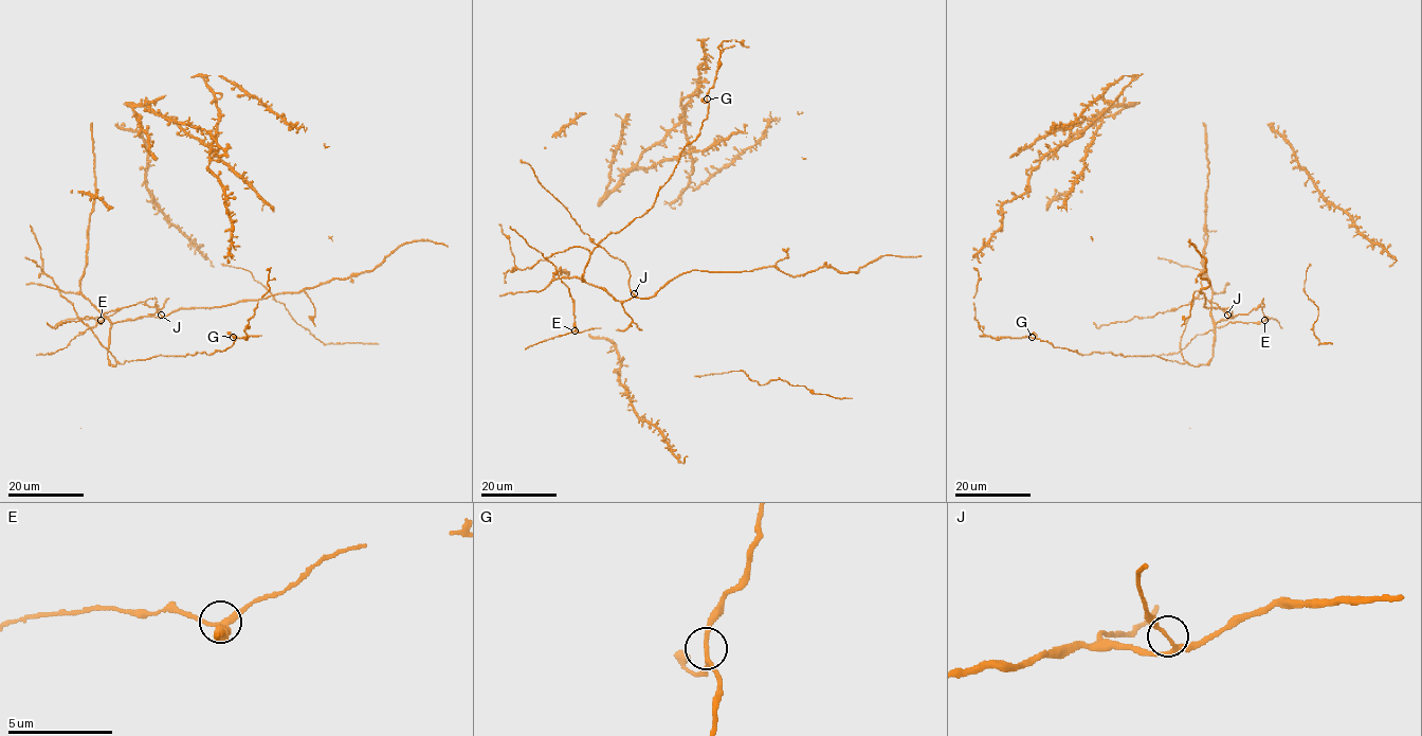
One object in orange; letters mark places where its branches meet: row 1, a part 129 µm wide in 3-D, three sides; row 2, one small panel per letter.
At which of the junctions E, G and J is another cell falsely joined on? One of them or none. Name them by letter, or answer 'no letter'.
no letter

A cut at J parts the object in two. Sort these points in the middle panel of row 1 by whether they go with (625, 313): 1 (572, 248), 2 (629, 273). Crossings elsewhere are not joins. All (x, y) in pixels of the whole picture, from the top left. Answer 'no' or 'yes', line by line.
1: yes
2: no

